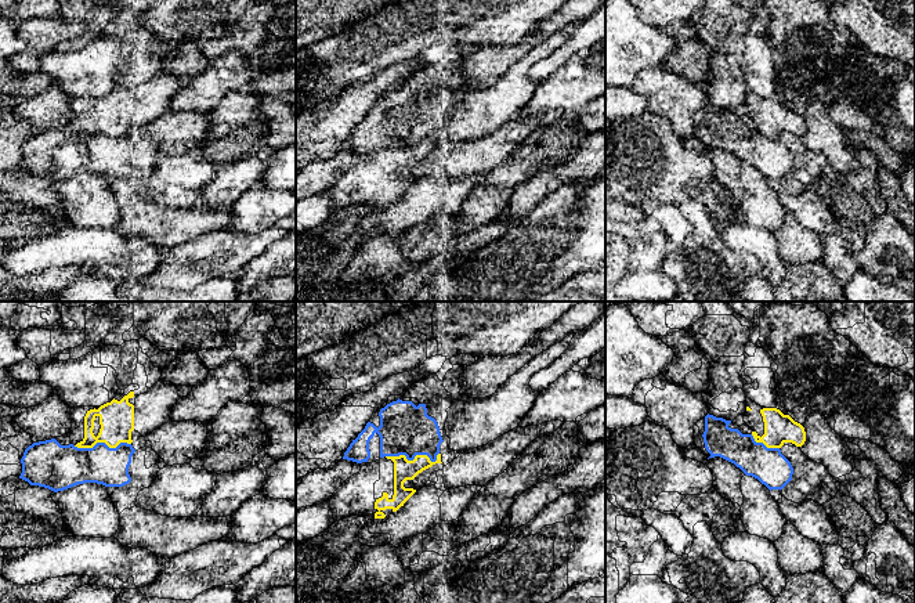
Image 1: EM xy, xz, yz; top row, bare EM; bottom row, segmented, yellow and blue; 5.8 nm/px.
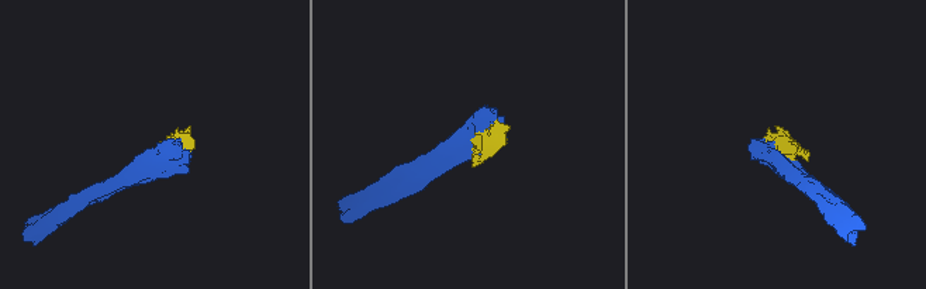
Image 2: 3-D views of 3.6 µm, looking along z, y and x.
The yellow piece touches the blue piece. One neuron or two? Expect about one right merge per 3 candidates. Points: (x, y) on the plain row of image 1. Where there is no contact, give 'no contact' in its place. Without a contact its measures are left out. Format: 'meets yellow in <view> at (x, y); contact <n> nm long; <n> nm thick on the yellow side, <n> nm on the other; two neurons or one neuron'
meets yellow in xz at (415, 148); contact 320 nm long; 120 nm thick on the yellow side, 300 nm on the other; two neurons

